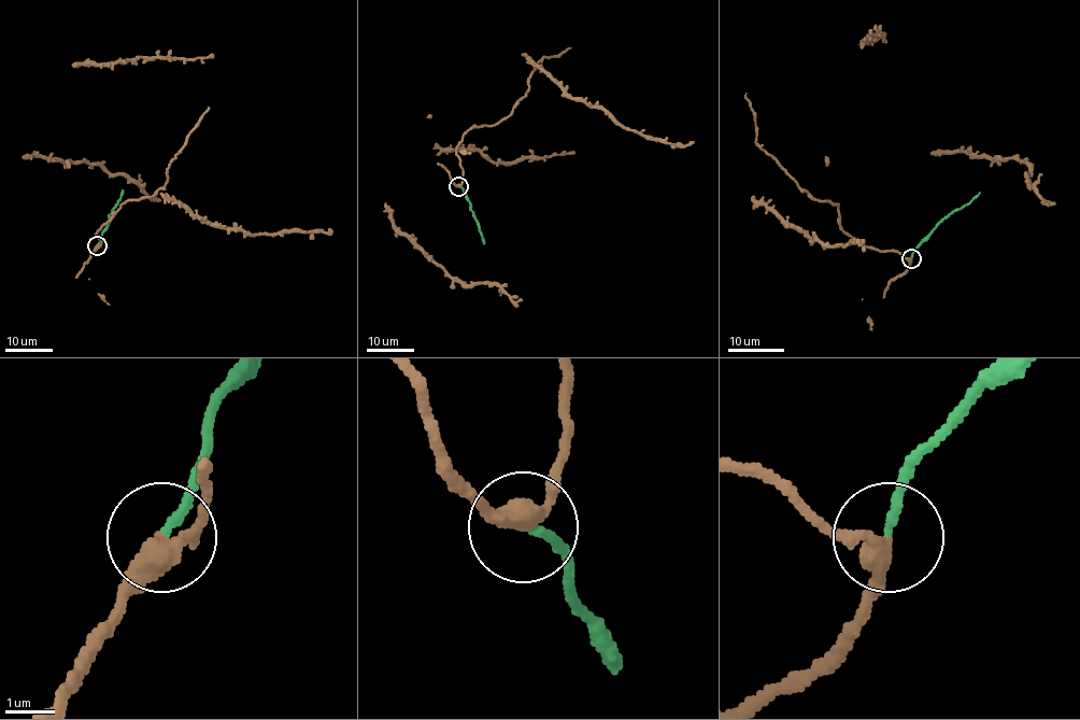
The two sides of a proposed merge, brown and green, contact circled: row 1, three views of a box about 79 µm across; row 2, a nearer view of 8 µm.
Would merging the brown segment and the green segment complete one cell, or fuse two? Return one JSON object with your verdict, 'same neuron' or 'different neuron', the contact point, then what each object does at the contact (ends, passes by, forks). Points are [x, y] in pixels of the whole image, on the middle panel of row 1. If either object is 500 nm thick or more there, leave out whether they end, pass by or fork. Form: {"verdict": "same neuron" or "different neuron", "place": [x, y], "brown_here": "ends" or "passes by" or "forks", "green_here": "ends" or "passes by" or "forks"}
{"verdict": "different neuron", "place": [458, 186], "brown_here": "passes by", "green_here": "ends"}

